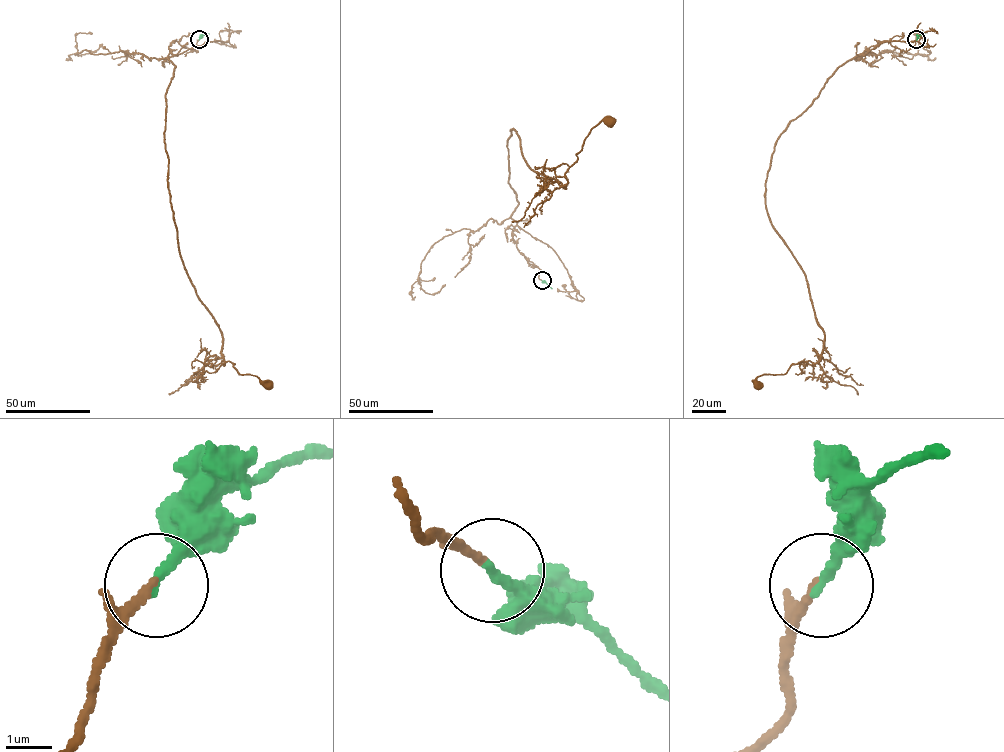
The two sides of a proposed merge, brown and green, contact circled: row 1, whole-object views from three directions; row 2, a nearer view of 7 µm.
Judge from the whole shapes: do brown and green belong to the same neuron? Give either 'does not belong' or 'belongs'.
belongs

